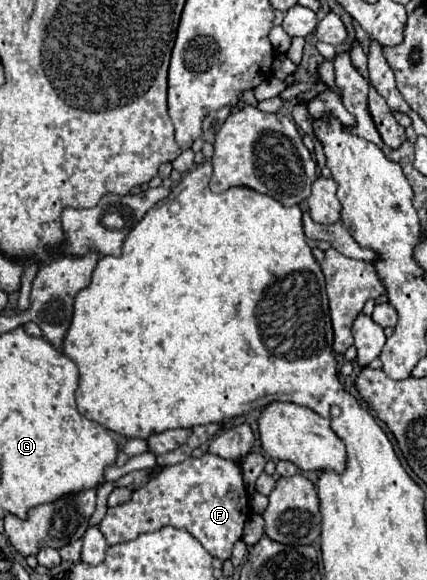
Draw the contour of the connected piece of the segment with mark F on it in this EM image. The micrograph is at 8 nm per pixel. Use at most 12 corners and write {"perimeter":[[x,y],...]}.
{"perimeter":[[163,467],[109,507],[109,545],[165,525],[231,557],[249,517],[241,467]]}

